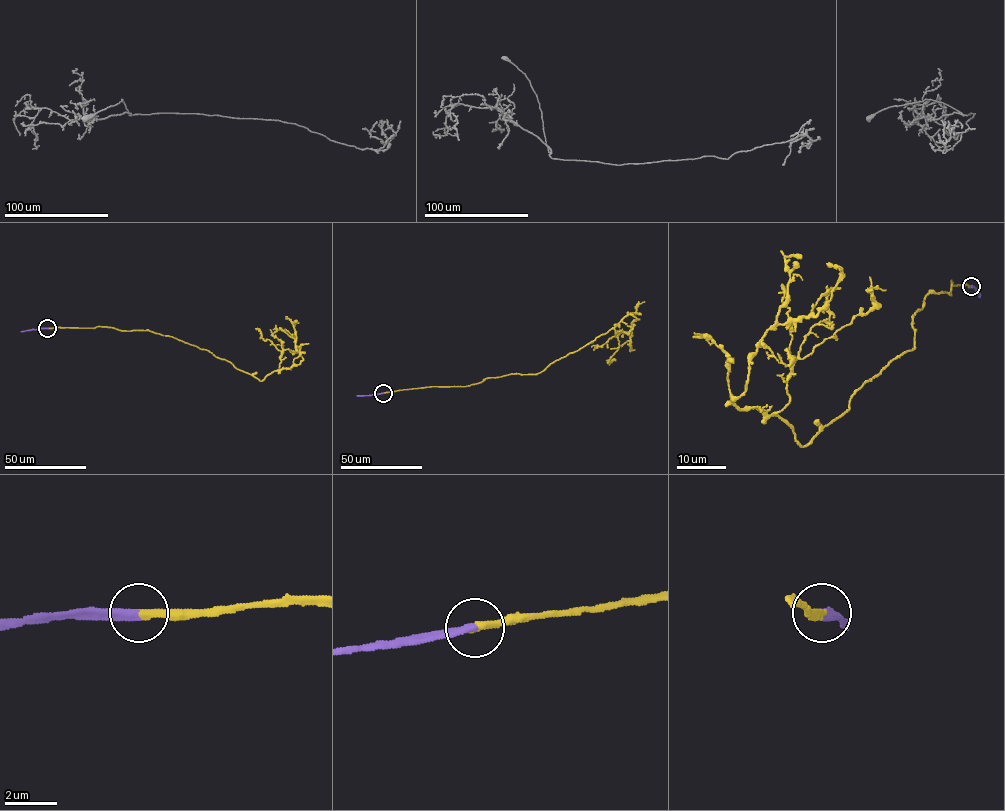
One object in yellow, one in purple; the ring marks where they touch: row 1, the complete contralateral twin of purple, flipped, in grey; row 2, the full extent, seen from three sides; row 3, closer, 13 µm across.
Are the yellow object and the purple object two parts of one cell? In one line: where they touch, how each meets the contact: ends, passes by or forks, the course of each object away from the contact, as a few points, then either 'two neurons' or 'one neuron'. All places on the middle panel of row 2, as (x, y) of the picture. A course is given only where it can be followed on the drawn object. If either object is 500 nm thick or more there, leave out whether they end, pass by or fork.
(383, 393) | yellow ends | purple ends | yellow via (384, 393), (467, 386), (491, 377), (537, 373), (632, 315), (639, 319), (632, 324), (630, 345) | purple via (384, 393), (357, 395) | one neuron

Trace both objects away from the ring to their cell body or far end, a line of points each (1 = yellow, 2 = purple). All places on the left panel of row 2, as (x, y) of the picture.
1: (48, 328), (149, 330), (207, 350), (261, 381), (303, 359), (296, 350), (294, 320)
2: (48, 328), (21, 331)

